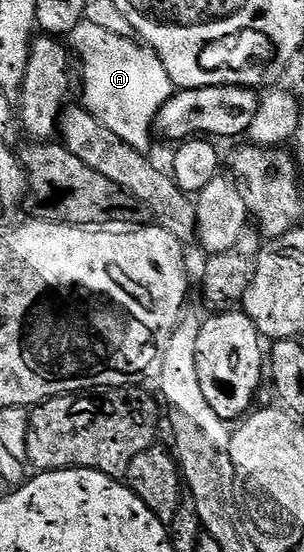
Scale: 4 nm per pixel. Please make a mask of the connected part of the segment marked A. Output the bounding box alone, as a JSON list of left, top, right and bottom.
[68,20,176,152]

